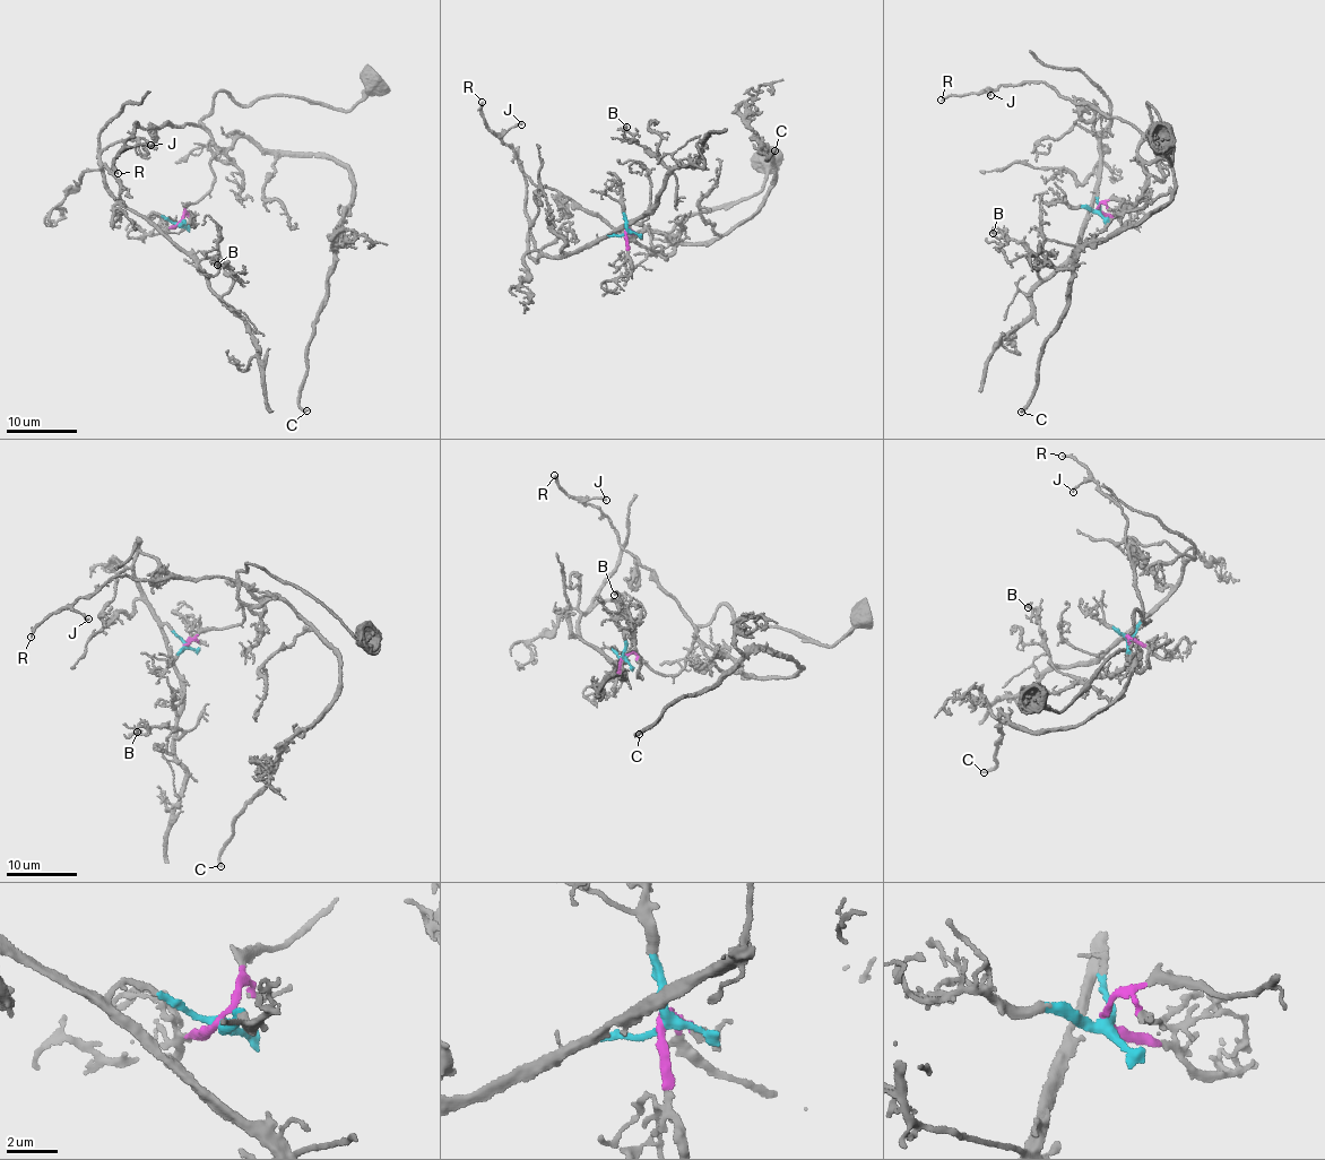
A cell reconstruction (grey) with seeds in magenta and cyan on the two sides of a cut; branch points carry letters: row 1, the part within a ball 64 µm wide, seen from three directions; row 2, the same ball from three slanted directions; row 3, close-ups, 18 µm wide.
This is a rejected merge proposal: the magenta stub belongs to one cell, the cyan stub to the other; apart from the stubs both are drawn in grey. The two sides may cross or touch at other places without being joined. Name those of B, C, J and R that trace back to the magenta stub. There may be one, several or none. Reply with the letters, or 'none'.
C, J, R

